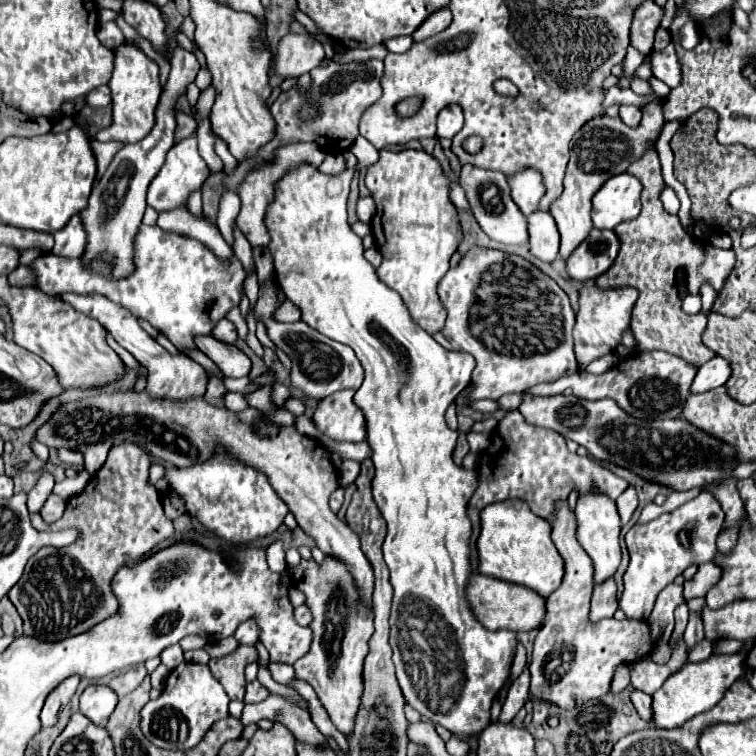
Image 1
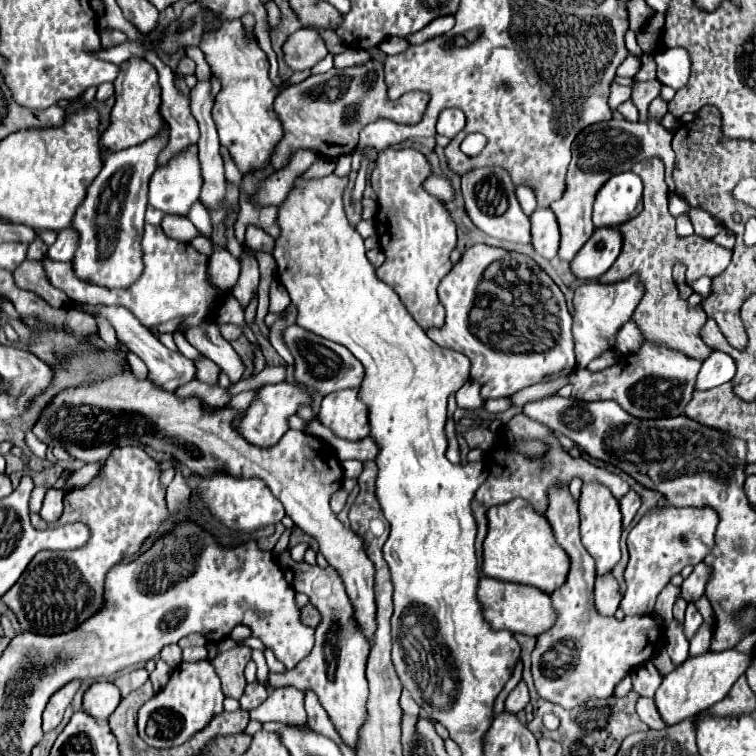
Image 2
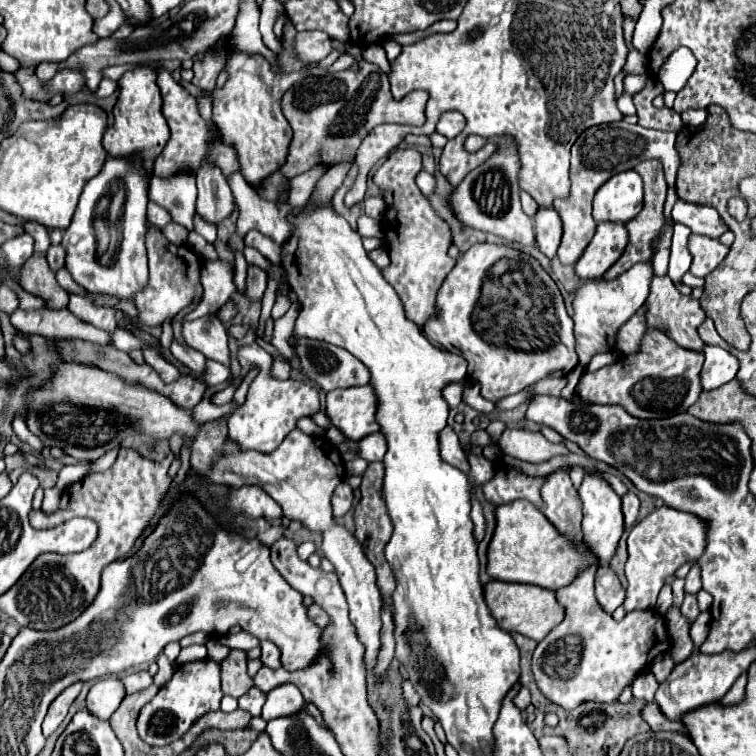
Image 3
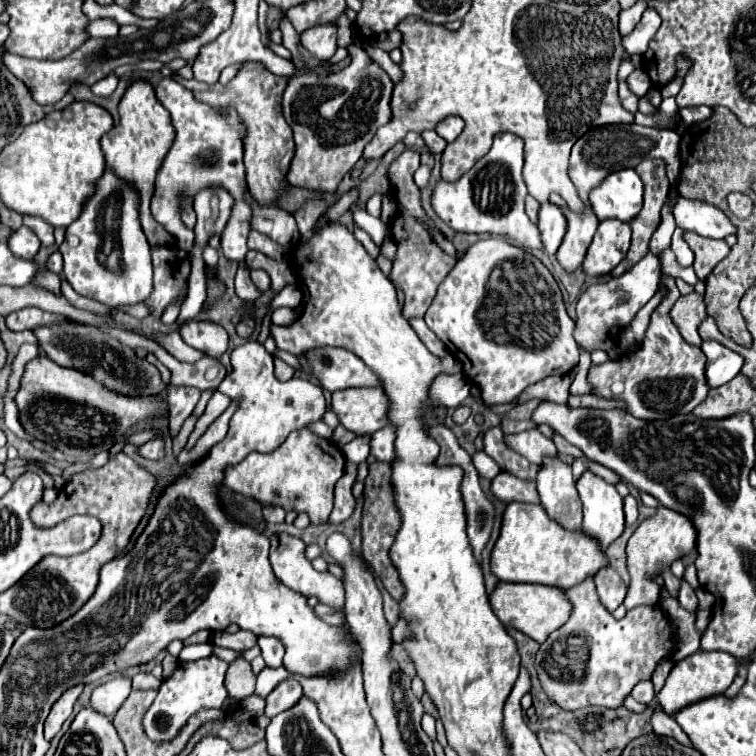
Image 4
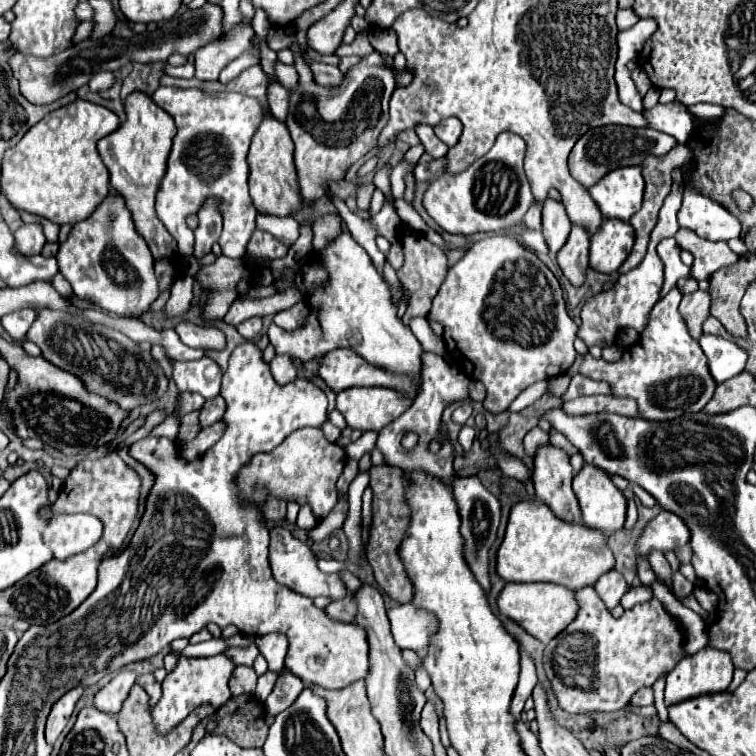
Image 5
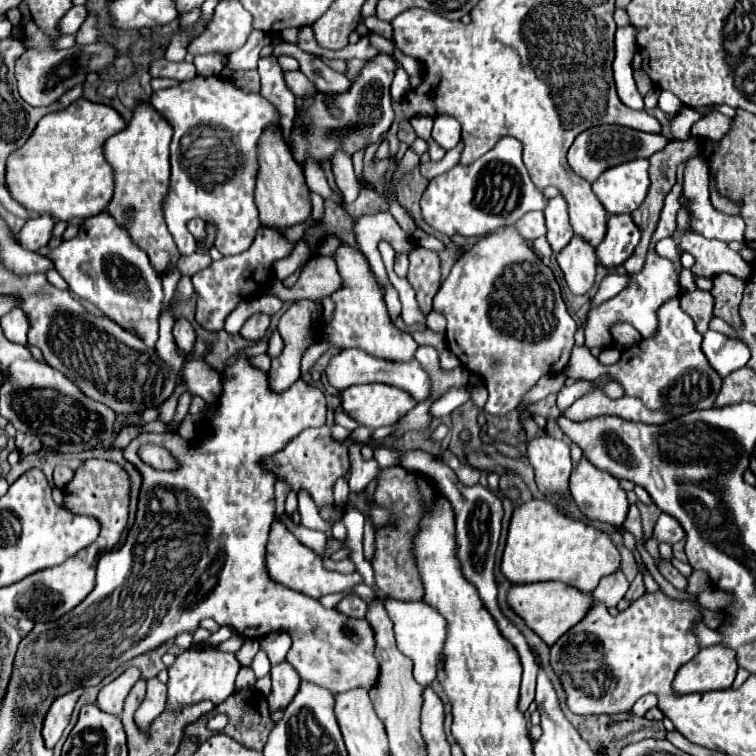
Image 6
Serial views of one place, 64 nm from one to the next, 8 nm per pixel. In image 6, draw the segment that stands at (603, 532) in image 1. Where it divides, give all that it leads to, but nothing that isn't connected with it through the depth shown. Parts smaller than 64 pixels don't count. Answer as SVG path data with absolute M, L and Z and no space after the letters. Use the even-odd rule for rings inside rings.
M584 456L580 458L580 462L576 464L576 468L570 474L570 494L576 502L576 506L586 514L588 520L600 520L606 524L622 524L626 520L628 514L628 500L626 500L626 492L620 486L618 478L614 478L612 474L598 470L594 464L590 464Z

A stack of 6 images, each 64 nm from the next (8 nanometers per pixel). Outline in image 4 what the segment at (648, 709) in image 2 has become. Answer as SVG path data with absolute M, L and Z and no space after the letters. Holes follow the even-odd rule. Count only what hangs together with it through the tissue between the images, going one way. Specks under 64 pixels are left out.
M662 710L654 712L654 716L652 716L652 728L660 736L668 736L668 738L678 740L684 746L692 746L692 742L688 740L688 736L684 736L684 732L678 728L676 720L672 716L668 716L666 712L662 712Z

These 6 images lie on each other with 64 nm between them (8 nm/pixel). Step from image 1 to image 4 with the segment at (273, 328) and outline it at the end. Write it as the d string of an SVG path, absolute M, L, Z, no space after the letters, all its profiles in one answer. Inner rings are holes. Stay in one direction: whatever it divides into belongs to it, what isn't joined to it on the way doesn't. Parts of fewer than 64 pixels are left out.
M316 348L306 354L312 374L330 390L344 390L352 386L380 386L380 378L350 350L344 348Z

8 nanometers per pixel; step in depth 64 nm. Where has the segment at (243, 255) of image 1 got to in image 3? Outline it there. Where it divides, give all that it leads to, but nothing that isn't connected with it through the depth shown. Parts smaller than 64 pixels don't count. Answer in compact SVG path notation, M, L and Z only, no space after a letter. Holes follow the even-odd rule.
M250 266L248 268L248 278L246 278L246 284L248 284L246 296L250 300L262 300L264 290L266 290L266 282L268 282L266 272L260 270L260 268L256 268L256 266Z

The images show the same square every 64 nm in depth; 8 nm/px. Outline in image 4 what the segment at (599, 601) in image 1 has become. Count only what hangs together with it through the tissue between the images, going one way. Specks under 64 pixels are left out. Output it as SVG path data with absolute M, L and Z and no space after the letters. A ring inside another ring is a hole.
M610 566L602 568L594 576L594 584L596 584L596 592L598 592L602 604L606 606L606 610L614 612L622 604L622 600L626 596L626 584L618 576L618 572L612 570Z

